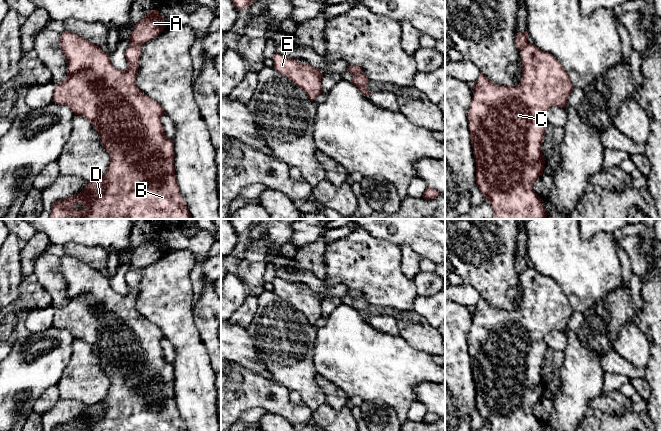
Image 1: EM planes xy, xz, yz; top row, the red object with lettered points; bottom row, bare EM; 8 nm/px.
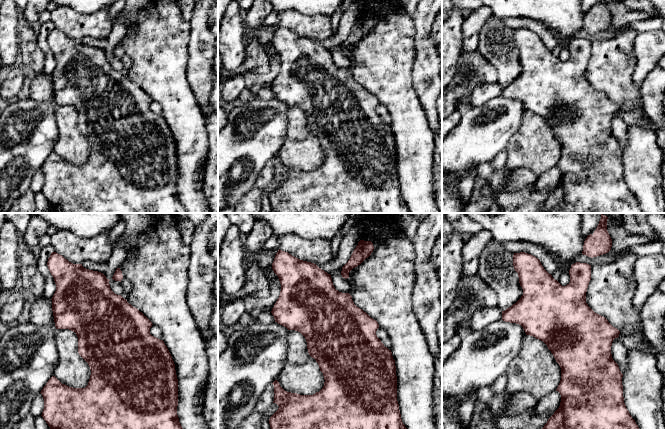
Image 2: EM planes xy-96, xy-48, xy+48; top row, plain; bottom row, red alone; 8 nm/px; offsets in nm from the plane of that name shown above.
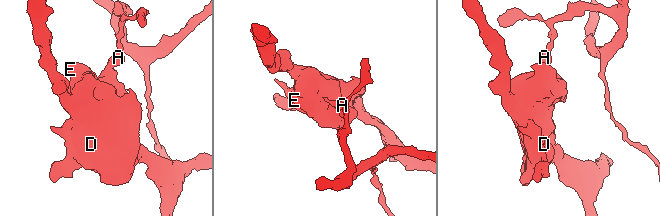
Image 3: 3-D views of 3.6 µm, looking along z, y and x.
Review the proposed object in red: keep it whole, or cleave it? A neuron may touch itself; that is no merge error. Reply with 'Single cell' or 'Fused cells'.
Fused cells

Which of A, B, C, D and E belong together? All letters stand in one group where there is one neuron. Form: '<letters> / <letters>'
A / B C D E

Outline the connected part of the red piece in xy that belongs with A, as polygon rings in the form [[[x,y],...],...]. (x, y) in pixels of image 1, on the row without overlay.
[[[157,233],[147,236],[144,242],[133,252],[129,270],[145,268],[158,260],[166,250],[167,246]]]

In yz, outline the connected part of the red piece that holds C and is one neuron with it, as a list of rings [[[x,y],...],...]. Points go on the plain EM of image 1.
[[[527,268],[520,276],[523,293],[519,309],[498,309],[481,297],[472,311],[468,343],[476,386],[476,410],[491,431],[544,431],[534,415],[534,407],[543,398],[546,384],[542,378],[542,366],[548,348],[545,336],[551,330],[565,332],[573,313],[567,296],[552,278],[541,275],[534,268]]]

